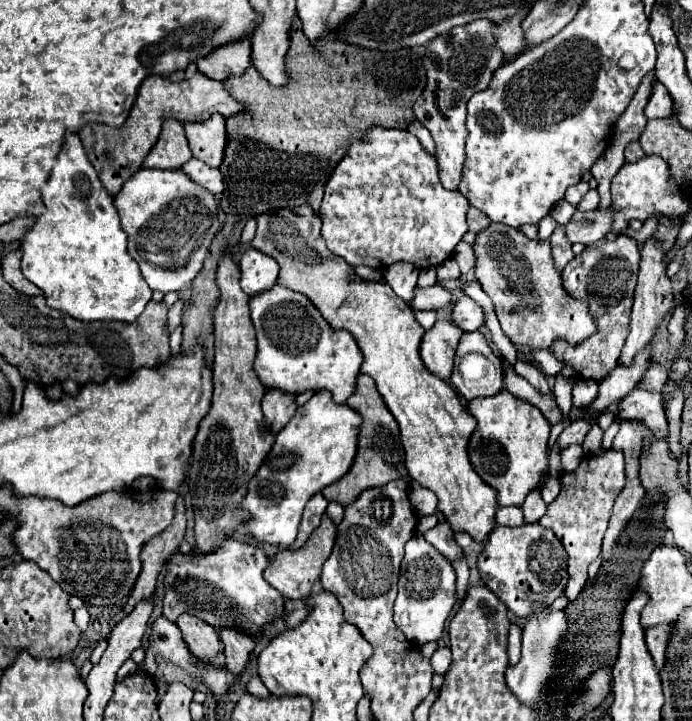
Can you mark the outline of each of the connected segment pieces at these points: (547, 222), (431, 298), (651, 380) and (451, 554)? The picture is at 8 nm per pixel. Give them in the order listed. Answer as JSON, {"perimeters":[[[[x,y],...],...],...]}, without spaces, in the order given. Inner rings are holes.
{"perimeters":[[[[545,216],[545,218],[539,222],[539,238],[541,238],[541,240],[547,240],[557,226],[559,226],[559,224],[553,222],[551,216]]],[[[437,284],[429,286],[429,288],[415,286],[411,308],[413,310],[439,310],[439,308],[447,306],[449,302],[451,302],[451,294]]],[[[655,360],[651,362],[651,366],[647,368],[639,388],[645,388],[645,390],[651,390],[651,392],[661,392],[663,384],[667,382],[667,368],[661,366],[661,364],[655,364]]],[[[441,522],[439,526],[435,526],[429,532],[425,532],[423,536],[441,554],[445,554],[445,558],[449,562],[455,562],[455,560],[461,560],[463,558],[463,548],[455,542],[455,532],[451,530],[451,526],[447,522]]]]}

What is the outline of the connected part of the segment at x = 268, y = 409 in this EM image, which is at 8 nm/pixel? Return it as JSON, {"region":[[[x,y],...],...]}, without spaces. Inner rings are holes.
{"region":[[[267,390],[261,402],[261,408],[263,408],[265,426],[269,428],[271,434],[277,434],[279,430],[283,430],[297,410],[295,396],[281,390]]]}

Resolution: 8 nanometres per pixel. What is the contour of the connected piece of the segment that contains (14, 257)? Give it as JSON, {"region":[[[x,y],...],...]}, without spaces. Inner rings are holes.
{"region":[[[21,250],[9,252],[1,260],[1,272],[3,272],[5,282],[9,282],[17,292],[21,292],[25,296],[39,296],[39,294],[43,294],[41,288],[37,288],[33,282],[29,282],[27,278],[23,278],[21,268],[19,268],[19,260],[21,260]]]}

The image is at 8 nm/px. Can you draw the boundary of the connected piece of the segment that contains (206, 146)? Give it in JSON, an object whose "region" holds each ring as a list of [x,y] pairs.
{"region":[[[213,114],[205,122],[185,122],[183,124],[189,148],[195,158],[205,164],[217,168],[225,150],[225,118],[221,114]]]}

